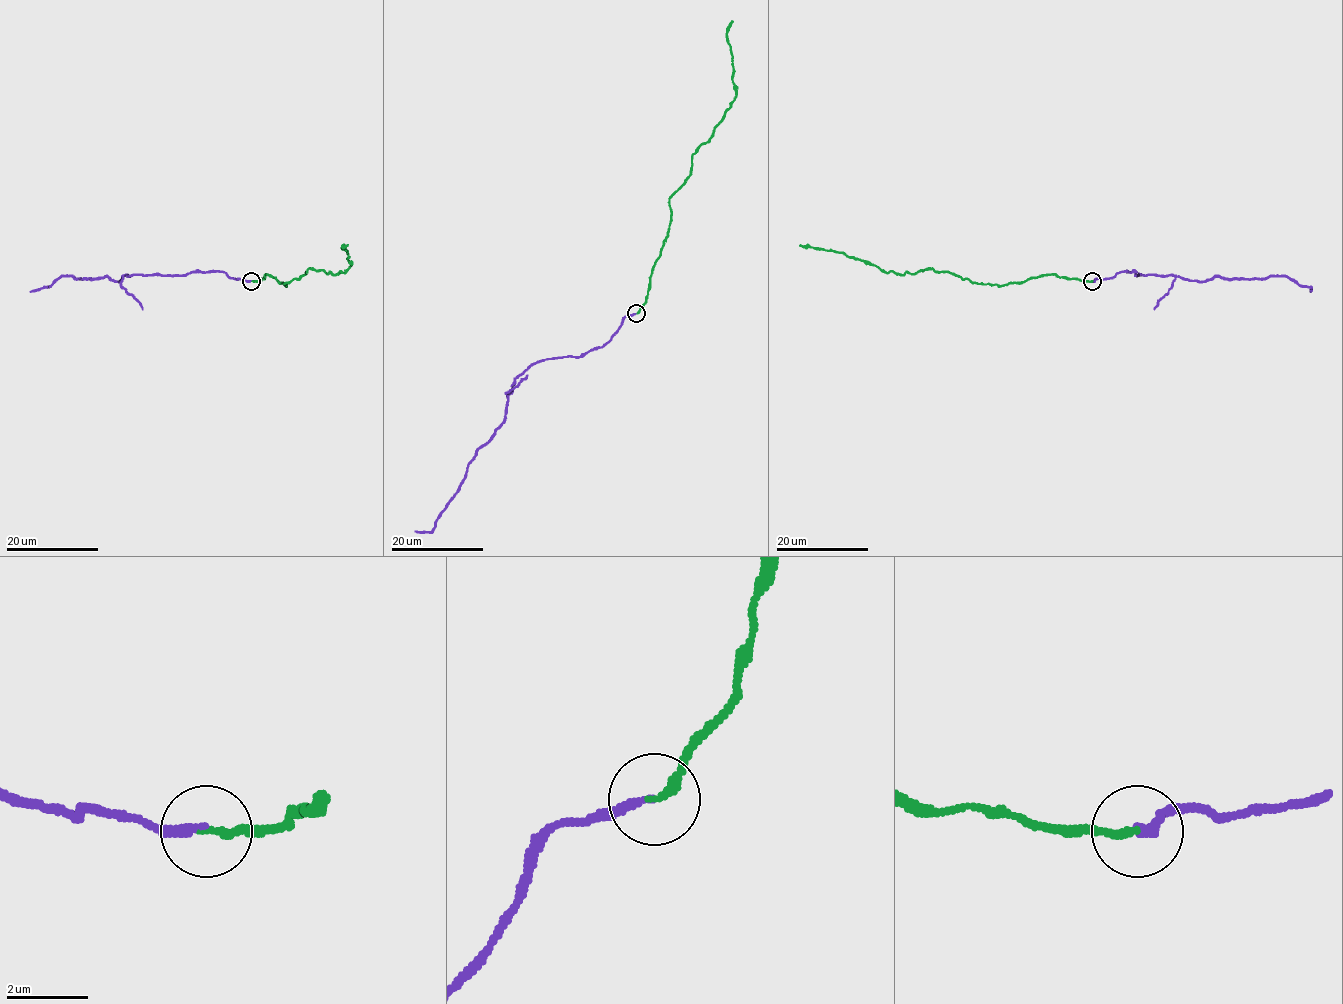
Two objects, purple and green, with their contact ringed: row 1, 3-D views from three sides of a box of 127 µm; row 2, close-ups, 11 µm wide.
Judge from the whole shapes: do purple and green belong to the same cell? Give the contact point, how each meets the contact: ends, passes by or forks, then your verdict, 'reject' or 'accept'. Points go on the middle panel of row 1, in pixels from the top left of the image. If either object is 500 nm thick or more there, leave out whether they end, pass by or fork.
(636, 313) | purple ends | green ends | reject

